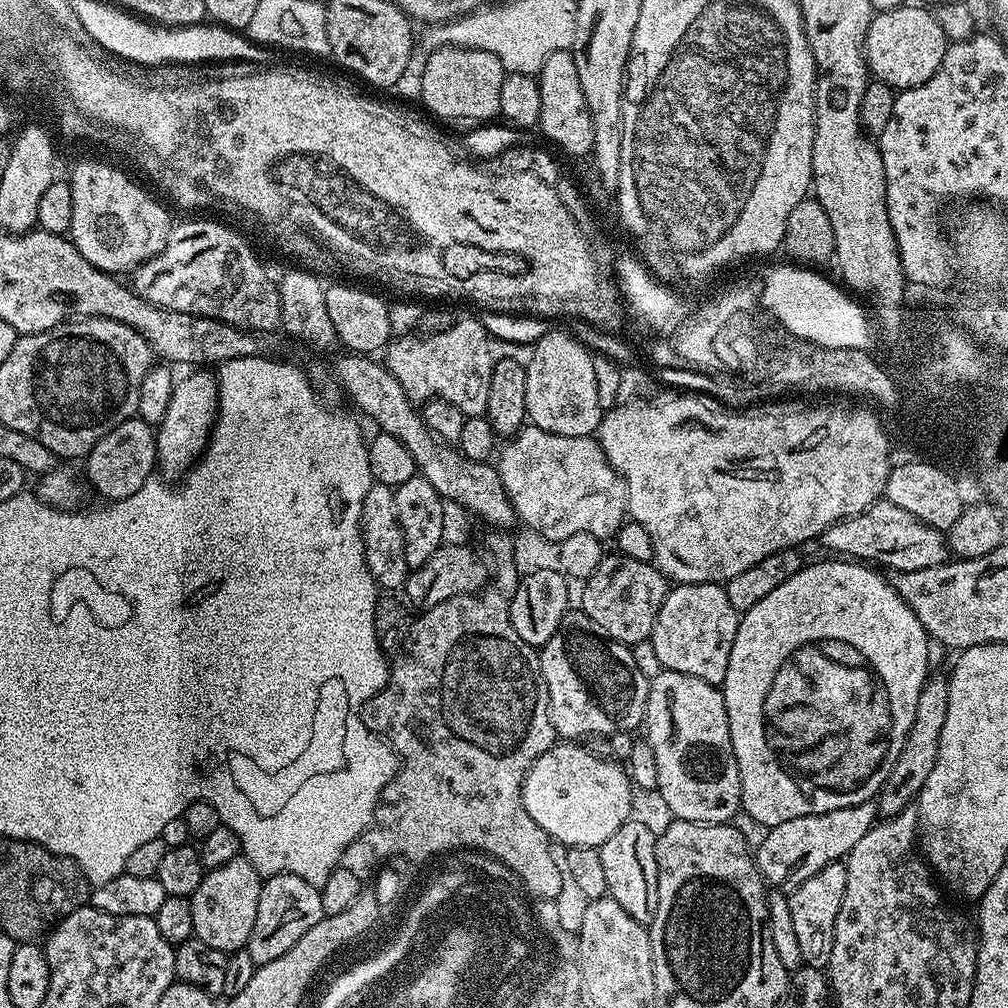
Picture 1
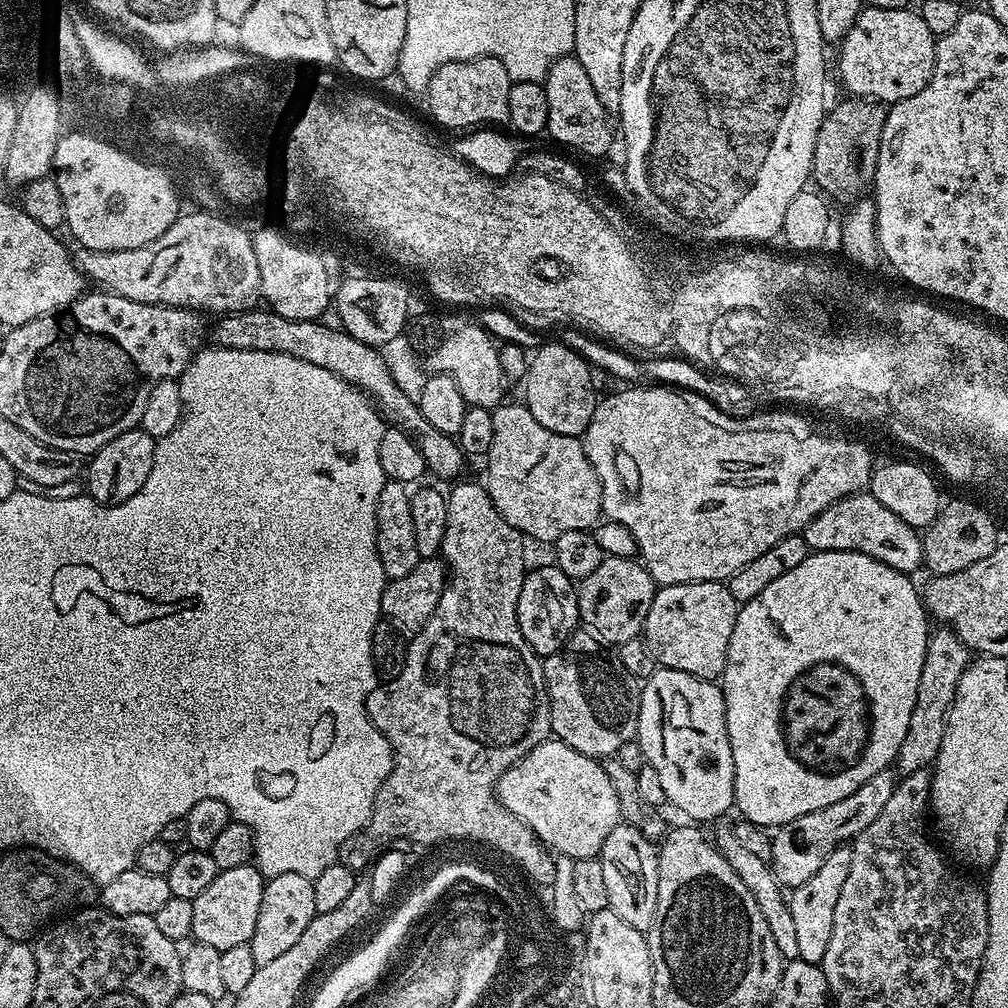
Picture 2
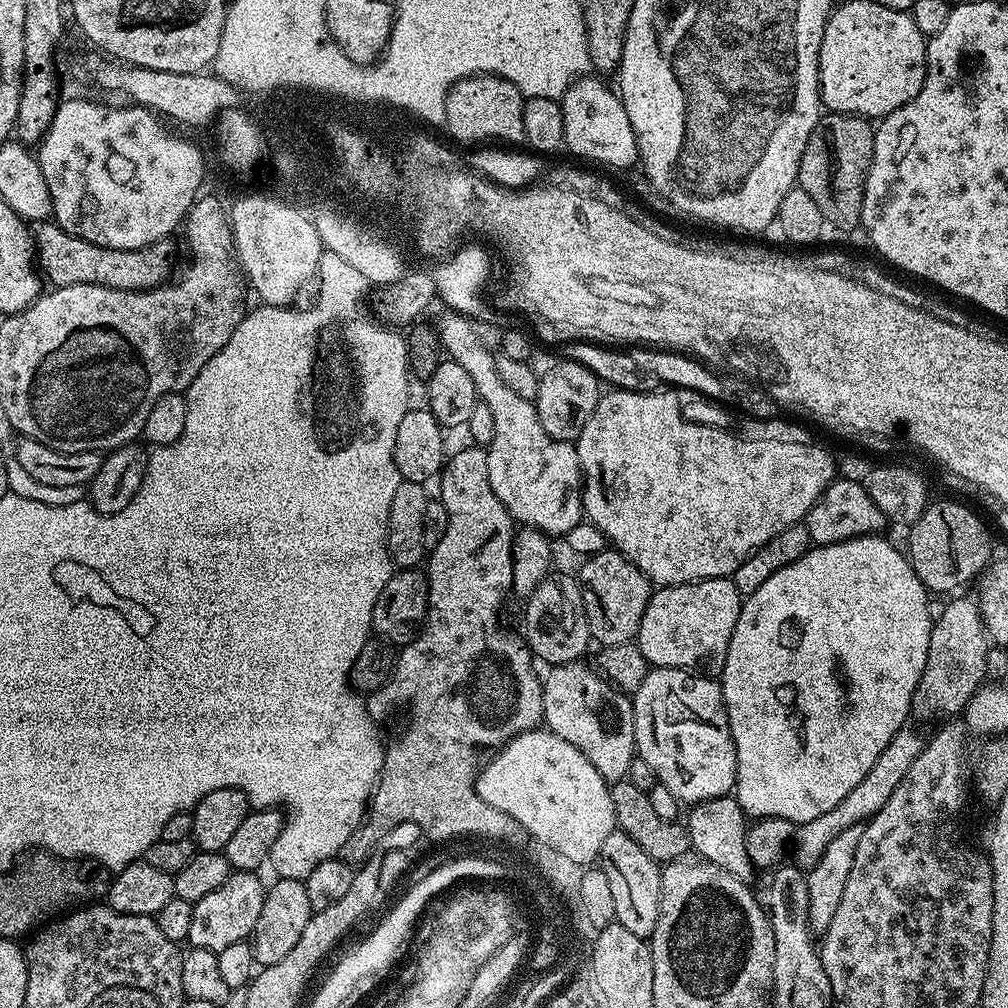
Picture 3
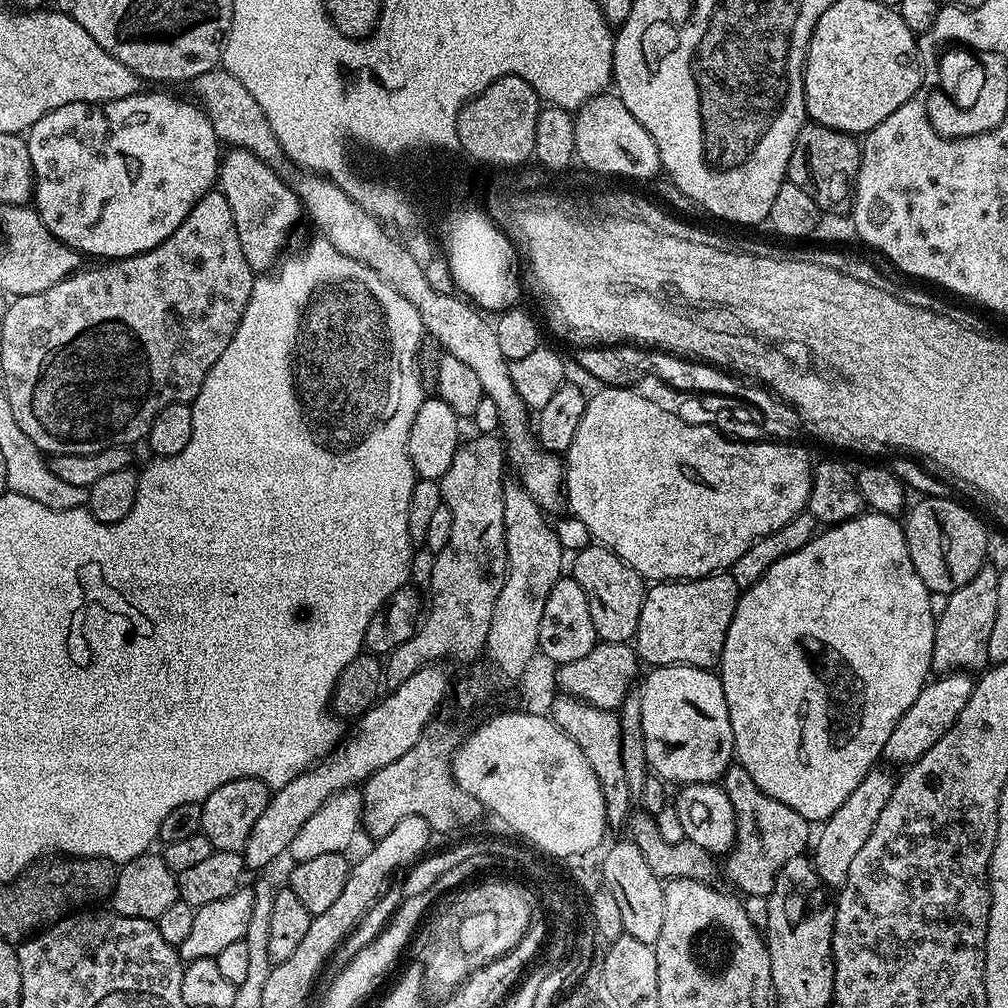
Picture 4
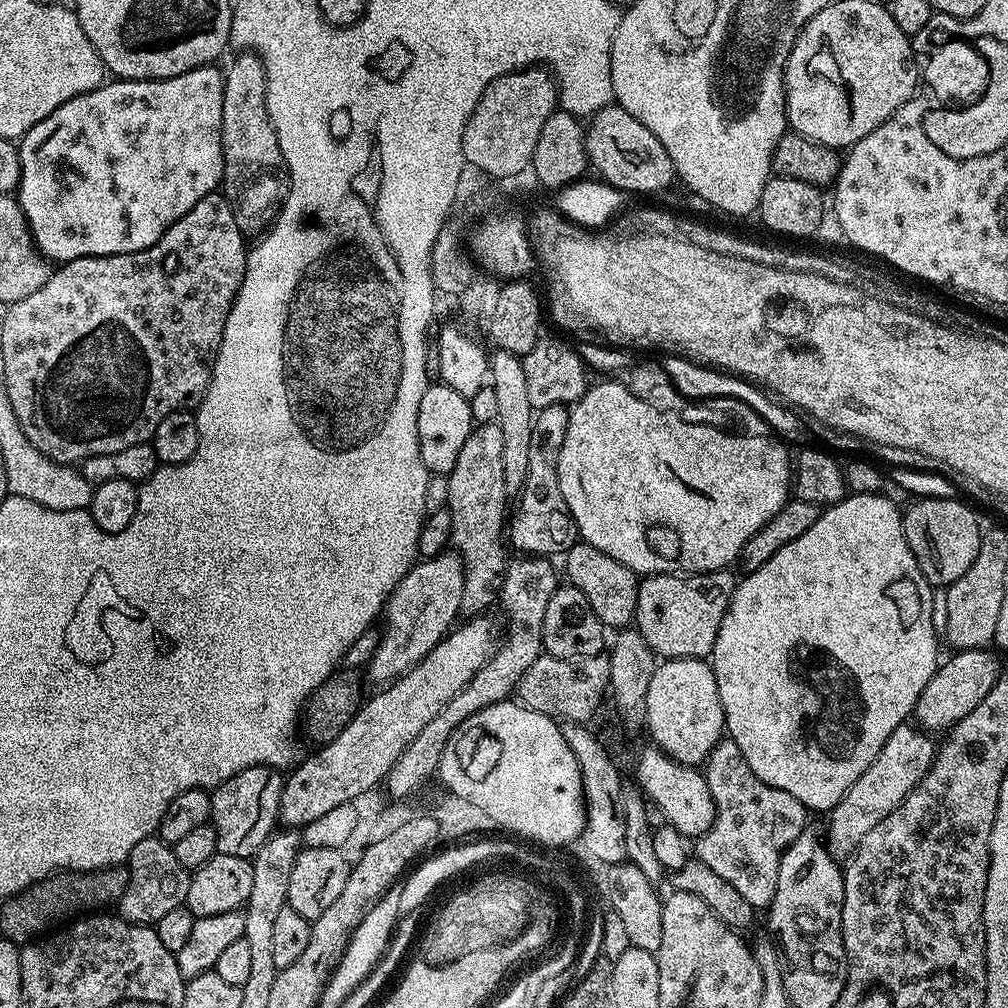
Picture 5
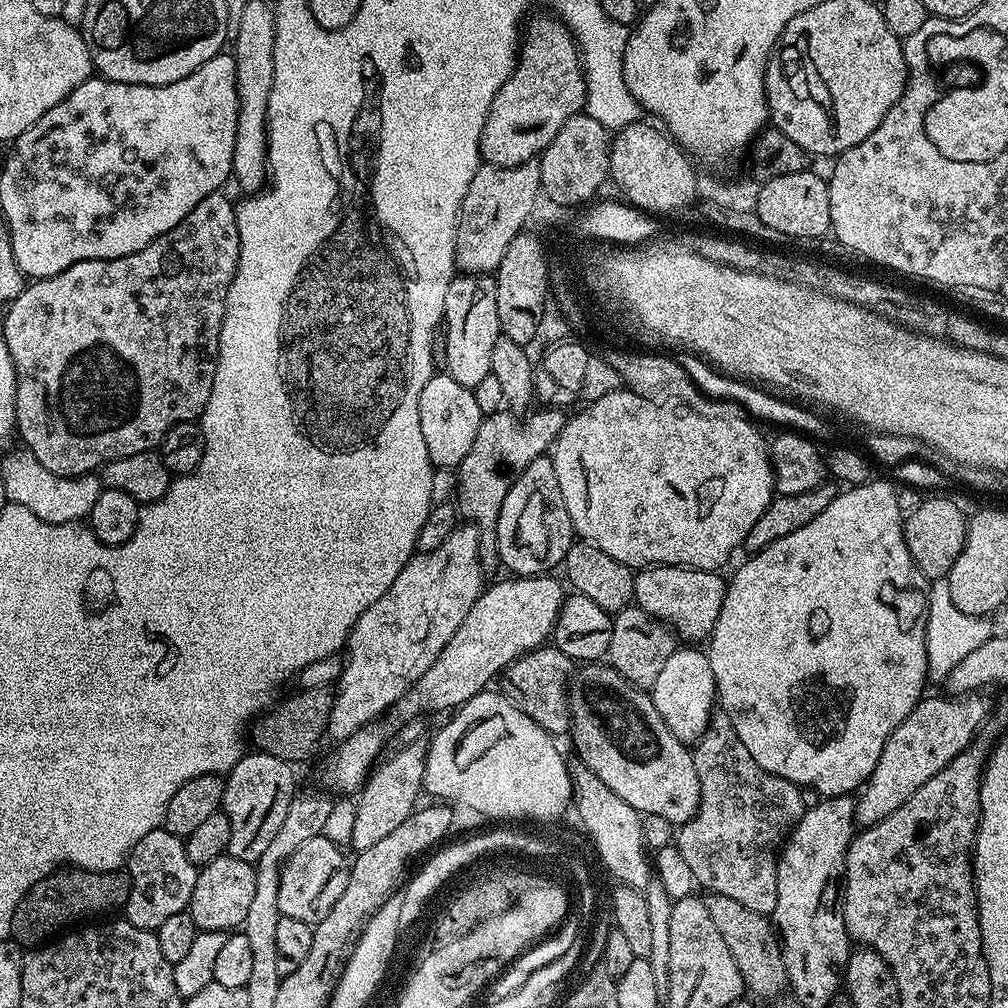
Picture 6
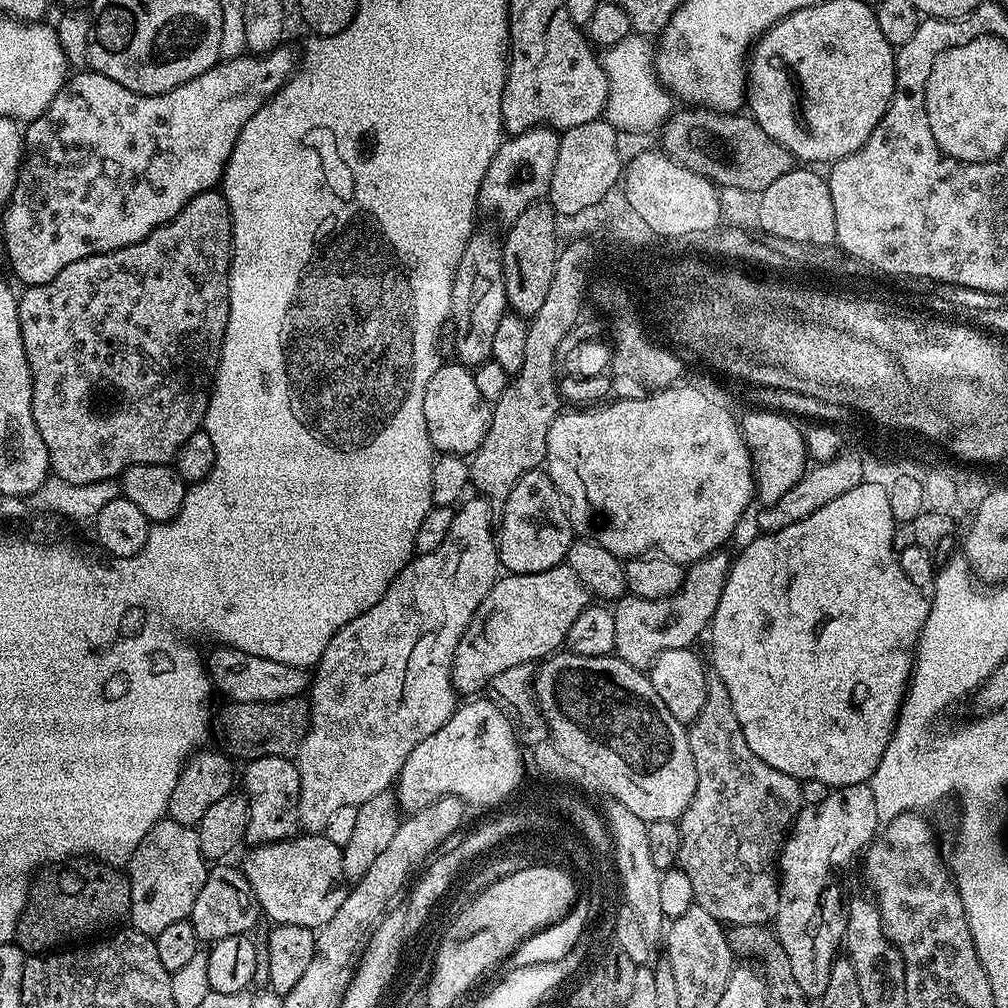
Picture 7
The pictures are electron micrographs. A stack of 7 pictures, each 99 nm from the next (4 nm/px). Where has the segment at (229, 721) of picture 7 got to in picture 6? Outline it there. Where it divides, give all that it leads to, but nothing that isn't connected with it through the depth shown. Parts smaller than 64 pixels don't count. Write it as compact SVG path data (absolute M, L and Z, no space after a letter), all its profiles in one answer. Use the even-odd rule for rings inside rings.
M305 688L297 693L297 696L282 701L280 705L277 703L276 712L268 710L255 717L250 728L251 743L253 740L259 751L269 752L289 762L306 759L319 746L320 739L325 739L334 699L327 688Z

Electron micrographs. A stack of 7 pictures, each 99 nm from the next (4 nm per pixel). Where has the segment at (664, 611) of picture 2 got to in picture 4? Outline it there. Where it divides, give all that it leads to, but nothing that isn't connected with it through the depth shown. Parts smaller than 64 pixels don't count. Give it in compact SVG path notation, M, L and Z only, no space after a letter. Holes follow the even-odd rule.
M731 574L704 576L701 580L656 582L645 591L642 614L634 637L634 649L648 666L685 664L715 669L726 642L726 630L734 618L742 589Z

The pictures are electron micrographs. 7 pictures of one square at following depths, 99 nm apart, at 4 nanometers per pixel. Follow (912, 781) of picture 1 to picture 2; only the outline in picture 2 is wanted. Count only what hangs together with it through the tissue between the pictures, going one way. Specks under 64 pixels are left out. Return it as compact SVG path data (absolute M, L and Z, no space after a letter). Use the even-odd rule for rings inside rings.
M951 630L940 631L944 632L933 631L928 637L922 678L918 678L918 698L914 702L914 714L910 714L906 738L902 738L902 746L896 755L895 767L904 774L923 772L935 765L936 755L942 746L942 734L946 730L948 711L958 690L958 678L962 678L970 663L970 649Z

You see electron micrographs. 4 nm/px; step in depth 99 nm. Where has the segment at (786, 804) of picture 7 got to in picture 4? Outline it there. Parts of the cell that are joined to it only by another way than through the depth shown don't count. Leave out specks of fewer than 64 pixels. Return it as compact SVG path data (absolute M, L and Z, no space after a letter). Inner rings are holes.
M738 762L724 772L722 787L736 815L736 834L726 853L726 876L741 888L744 896L768 897L774 890L782 866L786 866L790 858L803 856L809 851L810 822L802 818L798 810L790 810L790 806L778 802L778 798L770 798L770 794L758 790L758 786L754 786L754 778L750 778Z

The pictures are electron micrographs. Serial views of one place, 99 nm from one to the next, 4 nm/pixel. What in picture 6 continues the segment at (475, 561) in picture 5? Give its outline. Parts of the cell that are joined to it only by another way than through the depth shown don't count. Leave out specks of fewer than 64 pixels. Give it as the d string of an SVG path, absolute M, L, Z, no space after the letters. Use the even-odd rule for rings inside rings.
M511 410L487 413L478 426L478 438L474 438L474 446L470 446L470 454L456 472L456 491L454 503L459 515L480 529L480 565L485 570L497 567L496 530L498 514L502 510L502 502L506 502L506 494L510 494L510 486L534 462L534 458L545 455L555 445L560 434L562 420L551 416L551 411L532 410L521 418Z

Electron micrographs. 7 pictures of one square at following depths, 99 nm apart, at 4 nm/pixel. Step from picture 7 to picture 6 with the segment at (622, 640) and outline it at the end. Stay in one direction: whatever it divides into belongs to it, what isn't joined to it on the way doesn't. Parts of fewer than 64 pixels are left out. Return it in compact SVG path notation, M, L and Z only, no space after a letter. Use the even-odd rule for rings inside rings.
M629 606L612 616L612 633L610 634L610 646L606 663L609 668L618 670L626 682L630 682L636 688L650 690L666 666L670 654L674 654L678 647L678 637L667 624L655 620L646 610Z

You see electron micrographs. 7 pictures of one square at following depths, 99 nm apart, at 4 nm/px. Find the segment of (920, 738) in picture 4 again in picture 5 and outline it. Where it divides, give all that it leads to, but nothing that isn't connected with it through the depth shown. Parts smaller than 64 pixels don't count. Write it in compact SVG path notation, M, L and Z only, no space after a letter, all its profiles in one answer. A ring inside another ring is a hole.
M965 648L951 654L953 656L945 664L943 661L937 667L930 682L926 682L926 690L922 690L916 703L915 723L932 734L943 733L962 722L962 718L966 718L966 714L970 714L970 710L974 710L974 706L978 706L978 702L990 694L990 690L994 690L994 682L998 682L1000 677L1002 661L995 656L995 651L988 648Z

